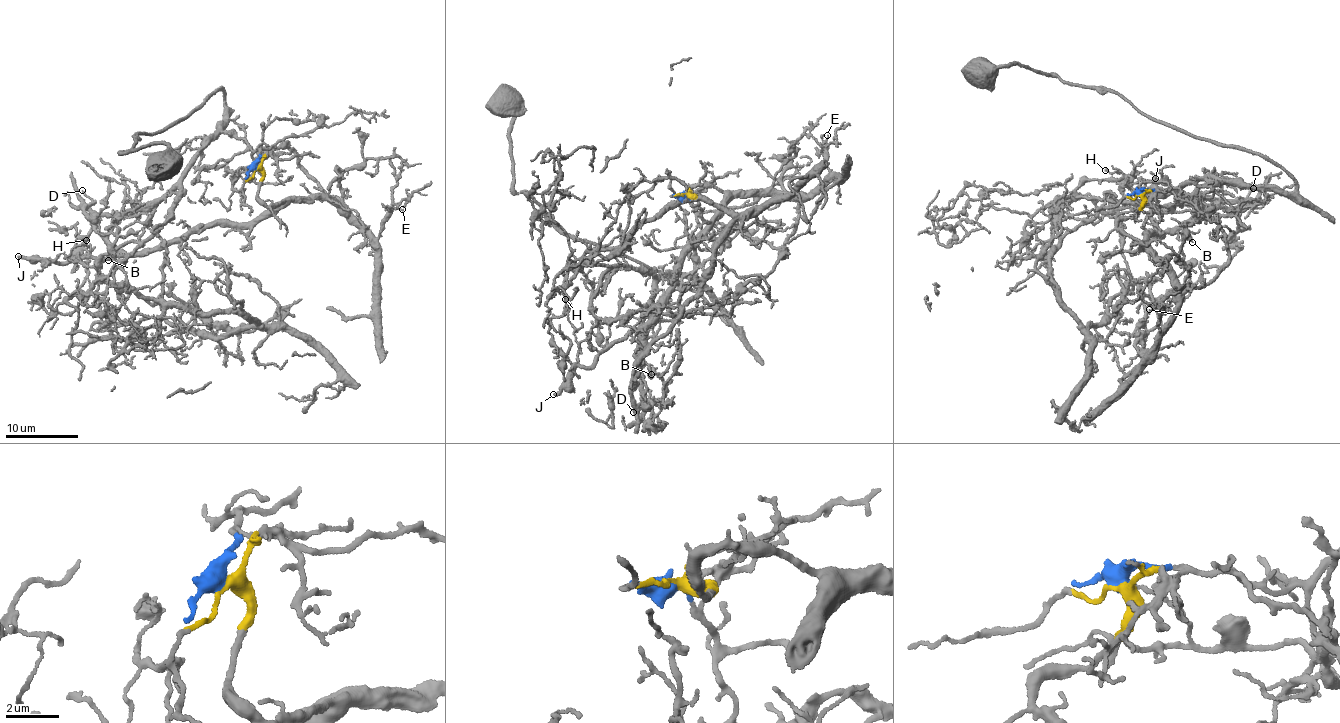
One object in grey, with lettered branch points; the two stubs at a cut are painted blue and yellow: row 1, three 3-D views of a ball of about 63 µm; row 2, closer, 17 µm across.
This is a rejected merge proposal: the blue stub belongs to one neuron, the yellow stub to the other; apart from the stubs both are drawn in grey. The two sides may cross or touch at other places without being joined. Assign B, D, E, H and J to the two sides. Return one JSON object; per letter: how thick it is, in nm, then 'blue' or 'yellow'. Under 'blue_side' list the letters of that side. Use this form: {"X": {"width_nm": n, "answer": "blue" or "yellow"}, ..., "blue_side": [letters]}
{"B": {"width_nm": 110, "answer": "yellow"}, "D": {"width_nm": 110, "answer": "yellow"}, "E": {"width_nm": 110, "answer": "yellow"}, "H": {"width_nm": 120, "answer": "blue"}, "J": {"width_nm": 300, "answer": "yellow"}, "blue_side": ["H"]}

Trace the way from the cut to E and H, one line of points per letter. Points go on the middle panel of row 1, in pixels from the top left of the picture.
E: (684, 194), (696, 198), (691, 189), (708, 182), (731, 192), (802, 196), (829, 174), (823, 162), (827, 135)
H: (684, 194), (702, 227), (692, 275), (607, 268), (594, 325), (578, 342), (565, 298)

